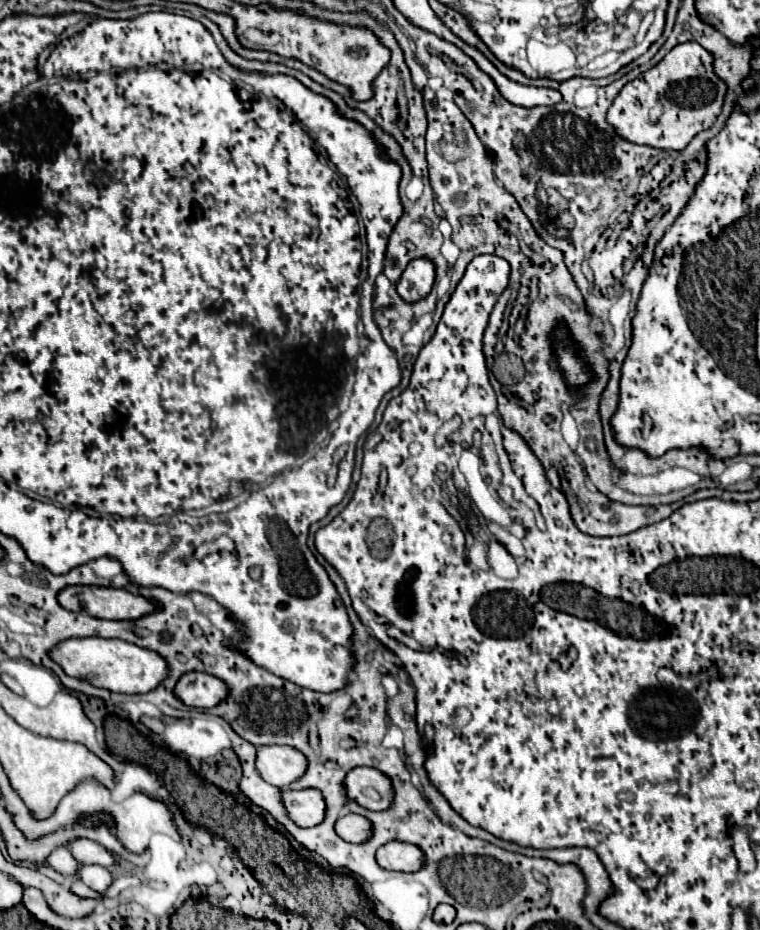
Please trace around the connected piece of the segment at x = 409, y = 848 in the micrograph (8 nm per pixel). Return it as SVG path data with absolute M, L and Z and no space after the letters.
M401 841L385 843L375 853L375 861L379 863L379 867L387 871L417 871L421 869L423 859L425 857L421 855L419 847Z

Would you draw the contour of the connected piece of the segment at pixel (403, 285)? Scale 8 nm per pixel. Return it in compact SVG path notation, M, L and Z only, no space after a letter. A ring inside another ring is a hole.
M413 259L397 283L397 293L405 303L417 303L429 295L433 281L435 281L433 263L429 263L429 259Z

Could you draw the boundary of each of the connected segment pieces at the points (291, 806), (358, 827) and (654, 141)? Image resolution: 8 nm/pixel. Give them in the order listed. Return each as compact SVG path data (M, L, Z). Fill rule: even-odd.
M281 789L281 801L289 819L299 827L313 827L321 823L325 815L325 801L321 799L321 793L313 789Z
M343 815L335 823L335 833L349 843L363 843L369 839L369 821L361 815Z
M687 41L673 47L655 67L629 81L607 111L615 133L631 143L681 151L721 113L727 85L713 73L713 57L701 45Z

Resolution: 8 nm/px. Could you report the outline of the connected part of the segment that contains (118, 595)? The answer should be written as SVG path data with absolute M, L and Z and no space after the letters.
M71 585L57 593L57 601L67 611L89 611L95 619L139 619L153 611L153 603L127 589Z

